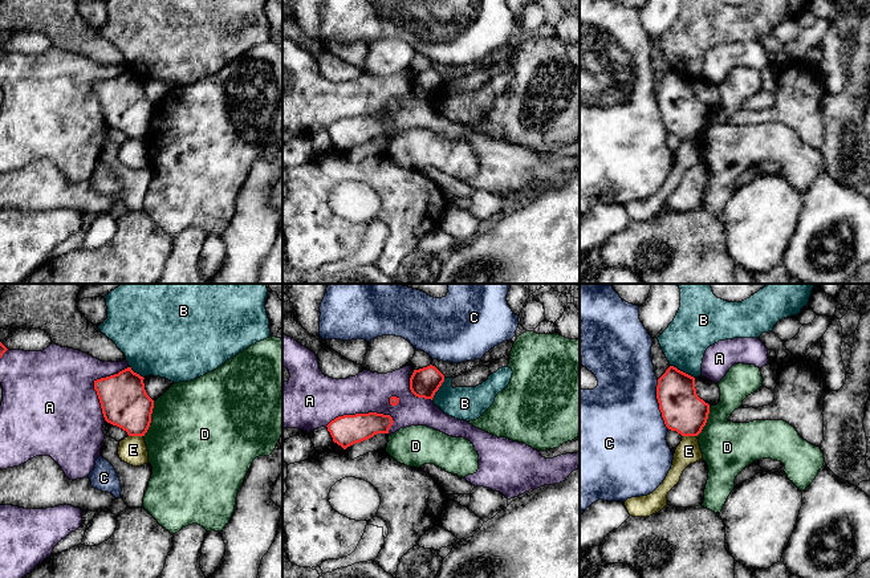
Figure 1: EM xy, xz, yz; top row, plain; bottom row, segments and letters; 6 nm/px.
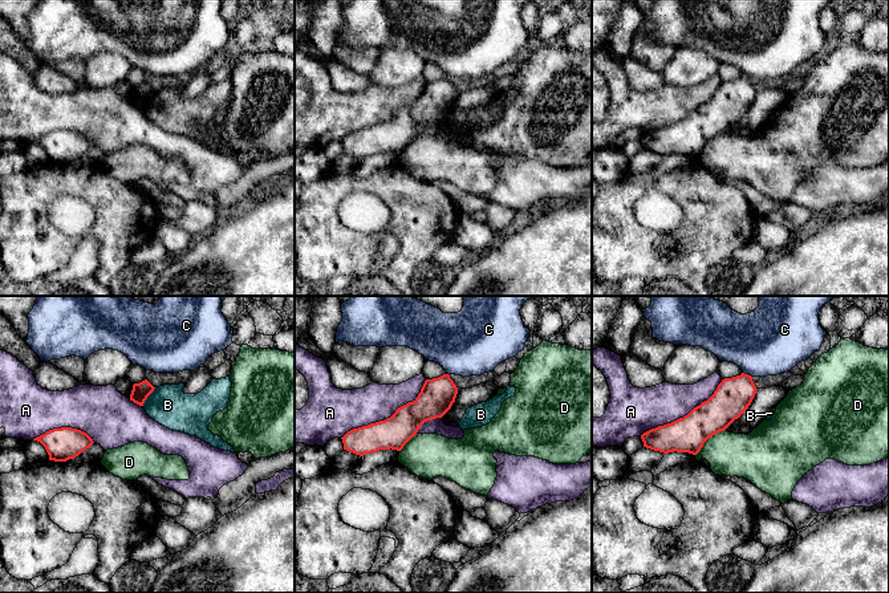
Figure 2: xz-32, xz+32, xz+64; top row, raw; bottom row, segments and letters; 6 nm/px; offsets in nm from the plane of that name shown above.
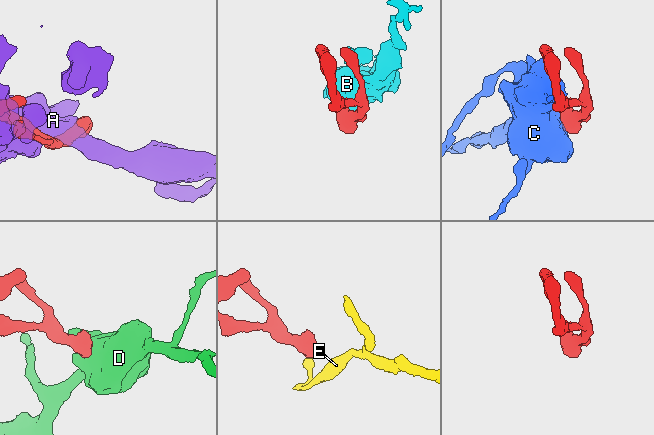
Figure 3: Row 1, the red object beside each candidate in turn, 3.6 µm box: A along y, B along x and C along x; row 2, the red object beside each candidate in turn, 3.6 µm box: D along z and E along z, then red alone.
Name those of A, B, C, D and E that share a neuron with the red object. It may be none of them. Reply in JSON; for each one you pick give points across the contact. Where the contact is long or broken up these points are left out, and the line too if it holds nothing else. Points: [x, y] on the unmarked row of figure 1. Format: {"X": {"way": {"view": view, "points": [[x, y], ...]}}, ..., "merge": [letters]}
{"merge": []}

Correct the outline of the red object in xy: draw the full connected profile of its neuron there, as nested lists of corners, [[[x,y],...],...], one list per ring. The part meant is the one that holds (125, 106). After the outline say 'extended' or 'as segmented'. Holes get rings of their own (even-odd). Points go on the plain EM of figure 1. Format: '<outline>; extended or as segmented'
[[[127,70],[94,84],[105,123],[129,139],[145,139],[151,126],[154,103],[147,98],[143,82]]]; as segmented

